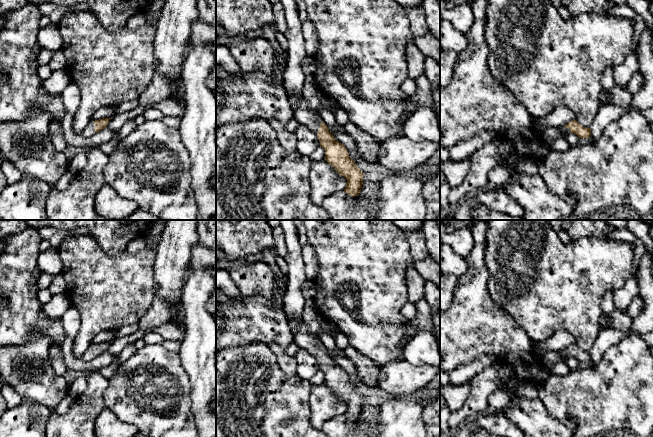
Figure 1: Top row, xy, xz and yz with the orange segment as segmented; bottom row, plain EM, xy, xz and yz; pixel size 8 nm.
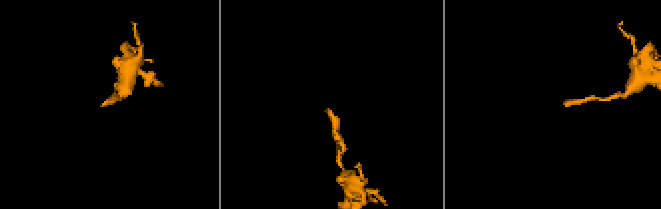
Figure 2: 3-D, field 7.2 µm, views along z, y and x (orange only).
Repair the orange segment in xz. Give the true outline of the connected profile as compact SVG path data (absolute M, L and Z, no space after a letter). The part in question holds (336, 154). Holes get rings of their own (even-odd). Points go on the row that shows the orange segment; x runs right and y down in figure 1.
M288 90L286 93L295 111L295 119L318 137L320 146L325 150L325 160L339 175L346 178L344 191L352 197L358 196L363 185L363 171L355 165L345 146L334 138L322 119L313 113L311 105L303 95L300 101L293 101Z

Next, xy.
M104 118L90 122L87 127L82 131L81 136L88 138L93 136L95 133L106 128L111 118Z

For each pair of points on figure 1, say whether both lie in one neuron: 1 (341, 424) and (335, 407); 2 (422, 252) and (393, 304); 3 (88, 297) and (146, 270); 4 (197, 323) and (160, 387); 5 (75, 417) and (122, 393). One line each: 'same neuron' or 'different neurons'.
1: different neurons
2: different neurons
3: same neuron
4: different neurons
5: different neurons

